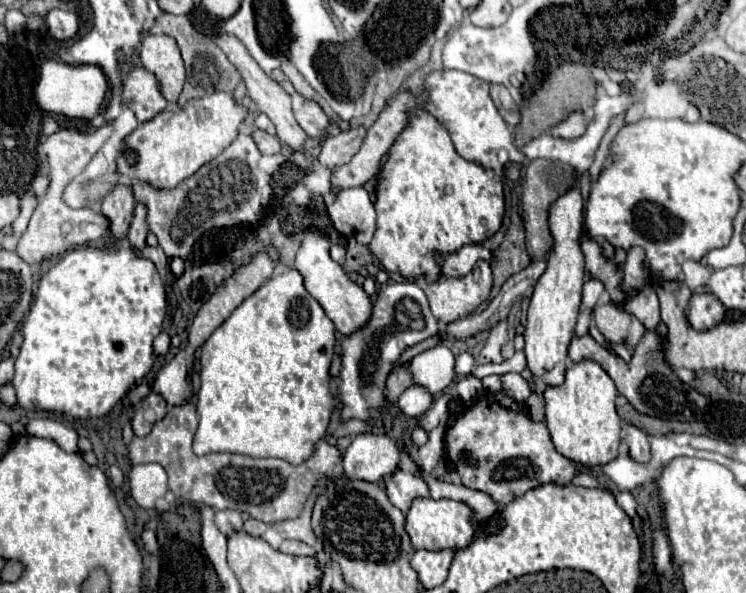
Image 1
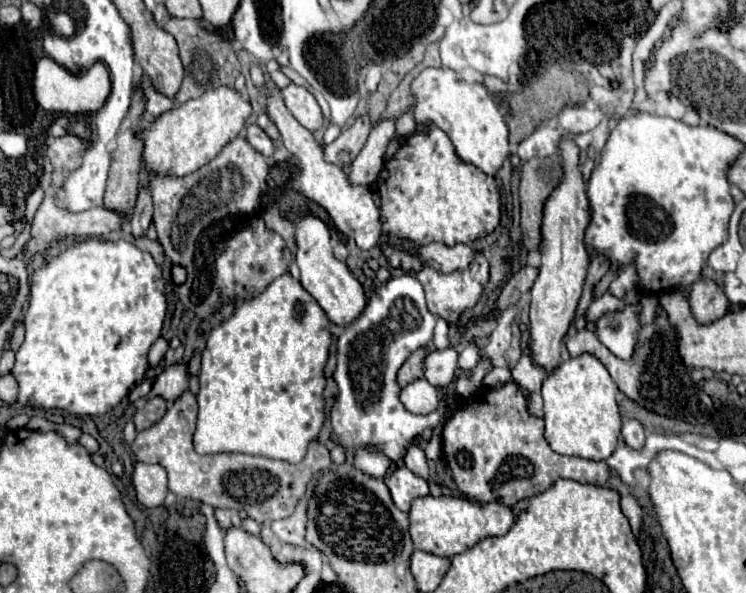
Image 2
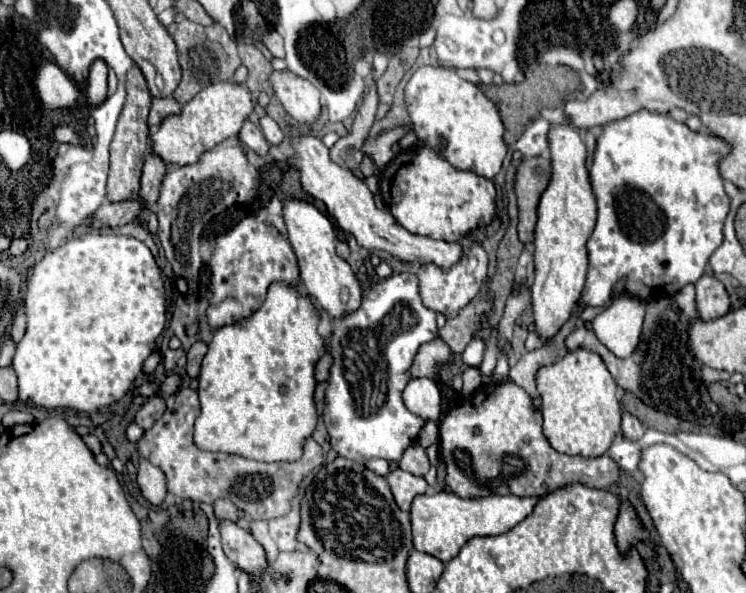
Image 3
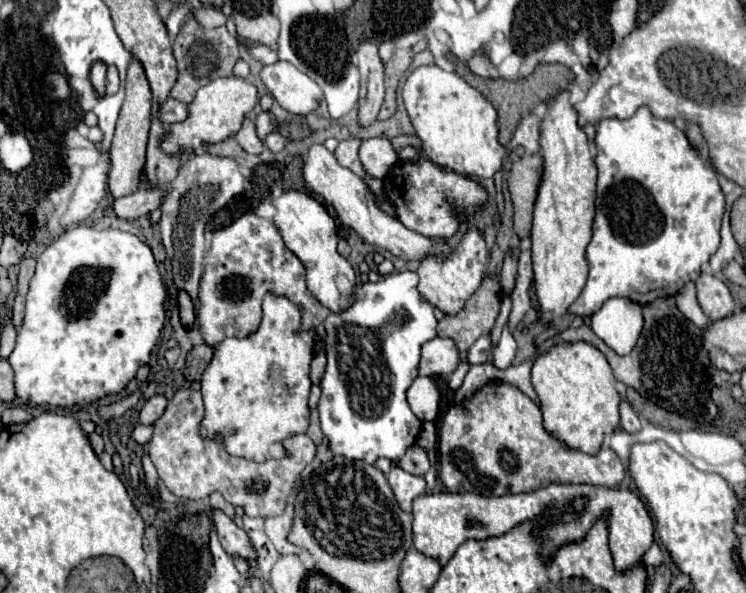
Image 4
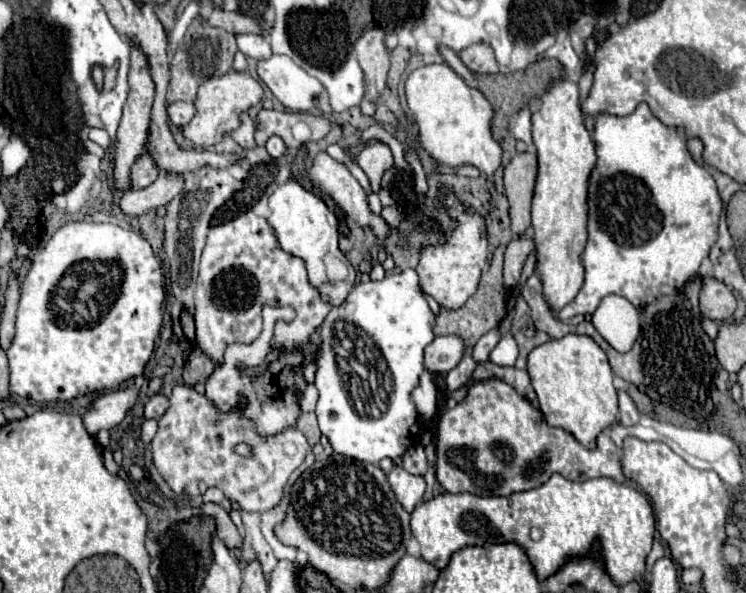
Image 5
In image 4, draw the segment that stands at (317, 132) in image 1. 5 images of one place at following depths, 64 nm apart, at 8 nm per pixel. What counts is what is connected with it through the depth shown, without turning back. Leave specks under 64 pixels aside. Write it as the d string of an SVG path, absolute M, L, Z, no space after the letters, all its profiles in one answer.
M276 62L262 68L262 82L278 104L292 116L306 116L320 106L322 90L290 62Z

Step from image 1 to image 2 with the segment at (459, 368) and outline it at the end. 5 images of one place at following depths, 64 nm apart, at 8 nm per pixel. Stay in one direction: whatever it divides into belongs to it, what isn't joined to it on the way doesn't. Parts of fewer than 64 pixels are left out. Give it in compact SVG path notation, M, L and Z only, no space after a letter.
M474 344L464 348L464 352L458 356L458 368L464 372L470 372L478 362L480 362L480 354L478 354L478 348Z

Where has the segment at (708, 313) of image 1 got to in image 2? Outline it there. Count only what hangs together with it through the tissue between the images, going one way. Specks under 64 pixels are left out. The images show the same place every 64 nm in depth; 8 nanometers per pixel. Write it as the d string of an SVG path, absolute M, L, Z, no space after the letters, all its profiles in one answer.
M702 280L690 290L690 308L698 324L712 324L728 312L728 300L714 280Z

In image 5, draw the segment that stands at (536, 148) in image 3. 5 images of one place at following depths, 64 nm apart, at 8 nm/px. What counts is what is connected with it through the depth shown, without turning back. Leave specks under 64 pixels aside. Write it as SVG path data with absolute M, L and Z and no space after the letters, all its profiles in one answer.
M528 108L520 110L510 124L510 134L514 136L514 140L522 140L530 150L534 148L532 142L532 112Z

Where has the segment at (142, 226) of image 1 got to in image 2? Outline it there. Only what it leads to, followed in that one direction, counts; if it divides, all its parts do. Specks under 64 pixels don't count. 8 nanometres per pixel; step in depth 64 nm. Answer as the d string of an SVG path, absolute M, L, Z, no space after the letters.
M146 188L140 190L138 194L138 202L134 206L134 212L132 212L132 218L130 218L130 232L134 238L140 238L146 234L148 226L152 222L152 198L148 194Z

